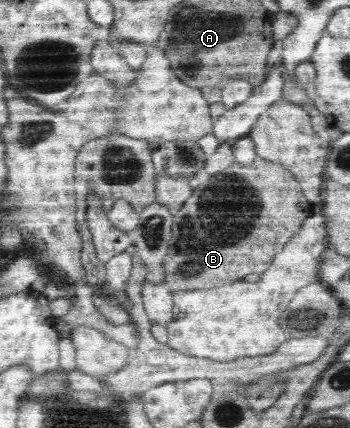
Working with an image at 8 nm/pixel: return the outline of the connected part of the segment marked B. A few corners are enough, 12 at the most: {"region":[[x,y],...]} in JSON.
{"region":[[277,162],[233,164],[174,213],[173,292],[263,274],[311,216]]}

